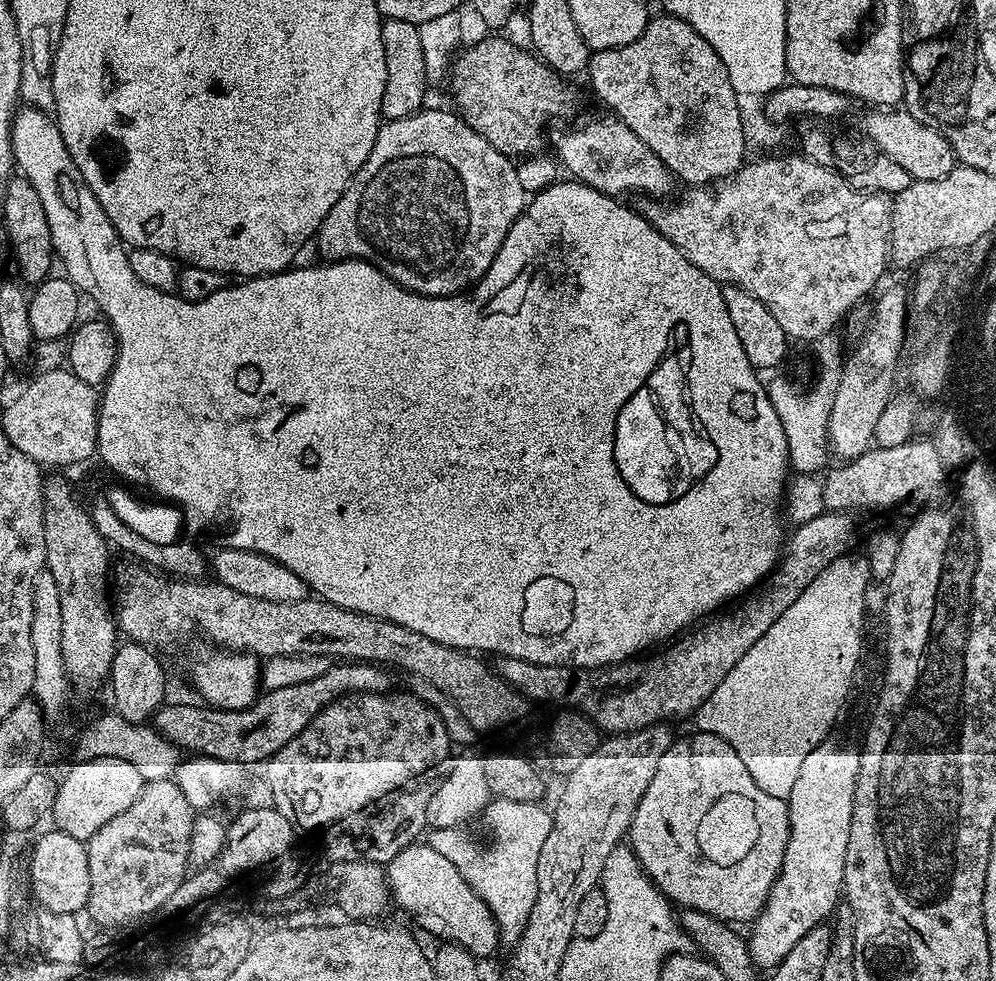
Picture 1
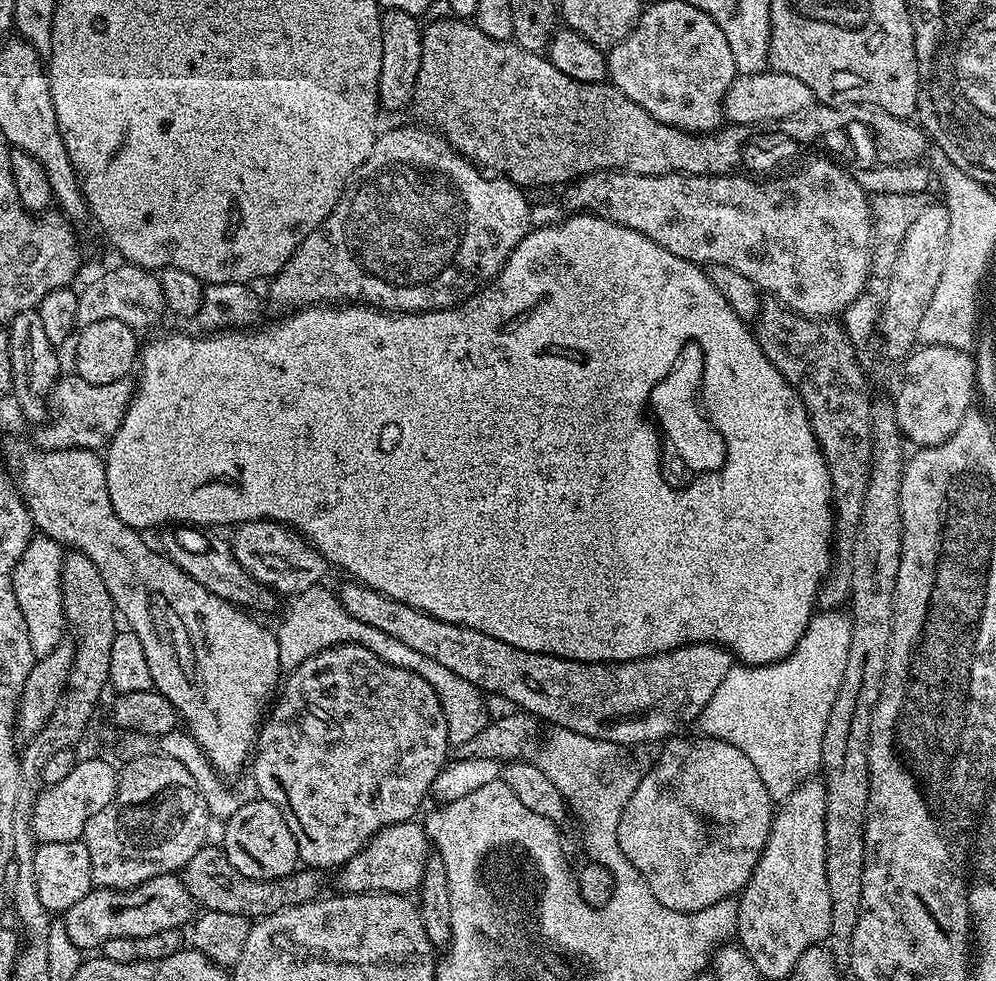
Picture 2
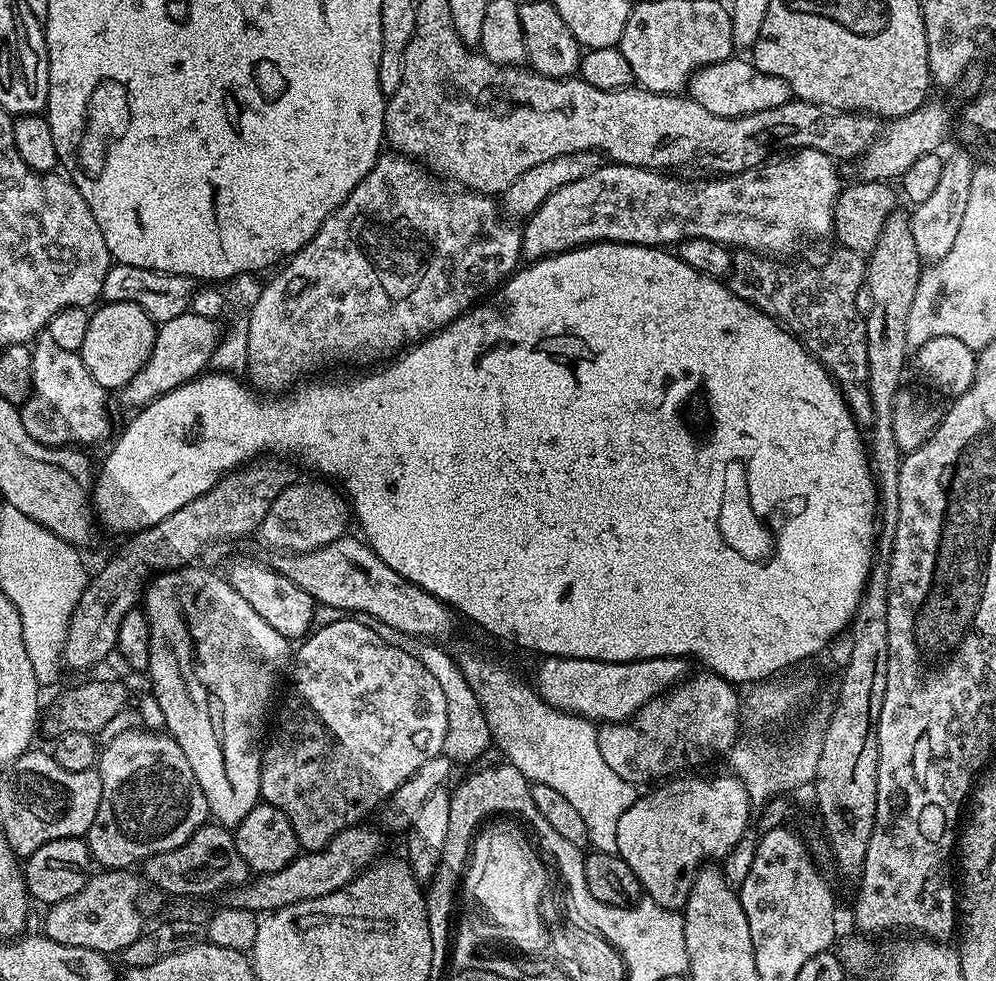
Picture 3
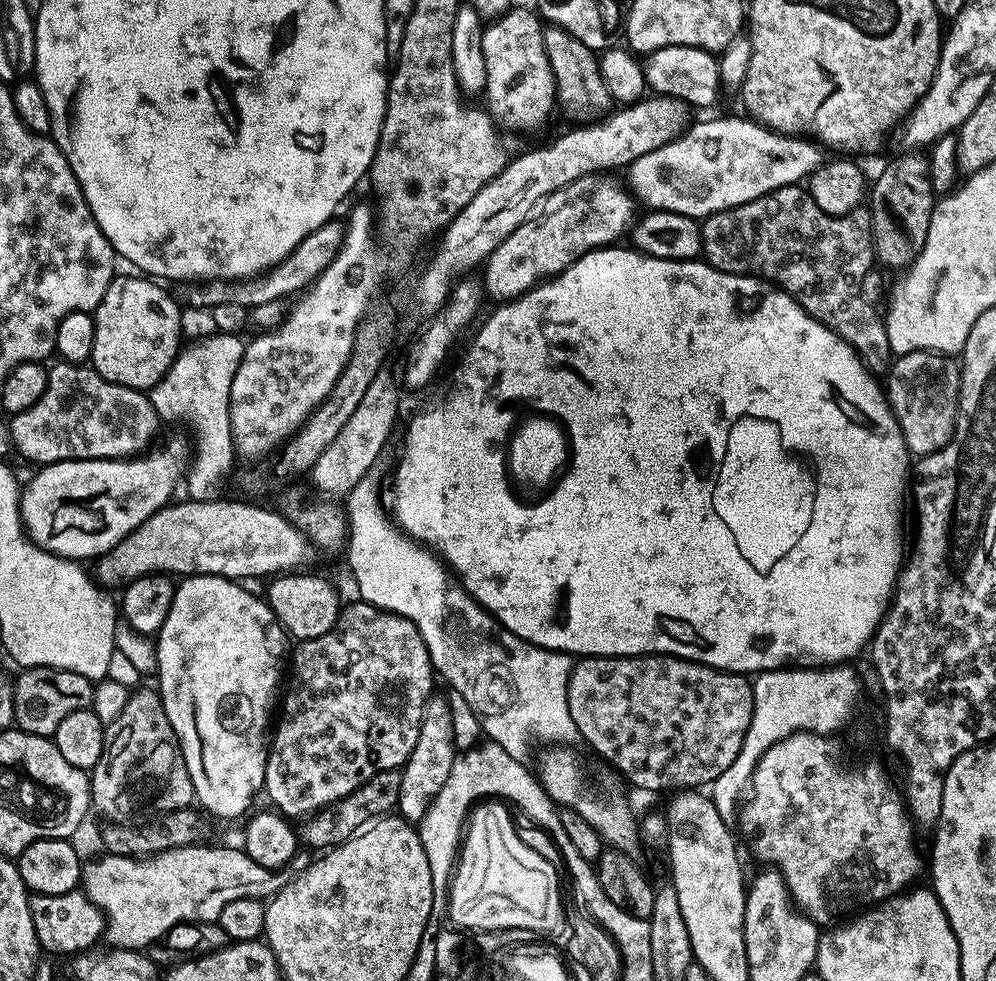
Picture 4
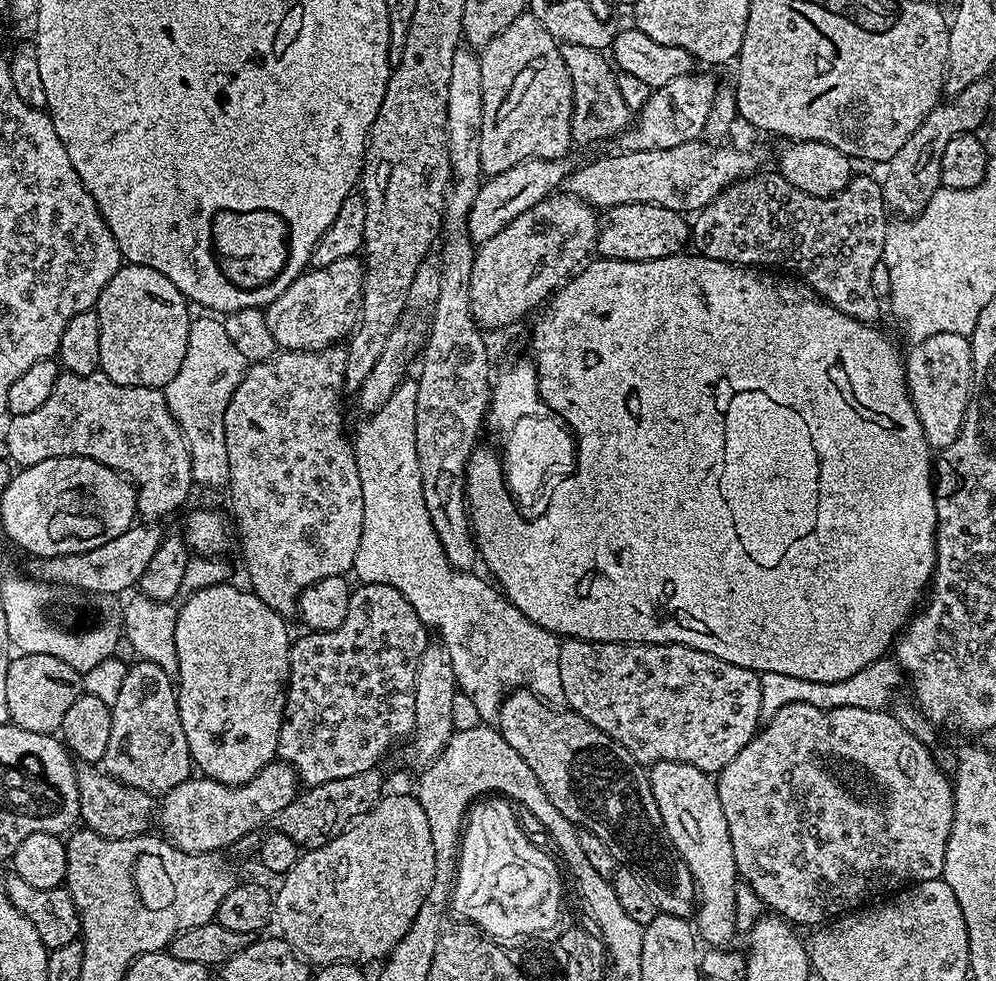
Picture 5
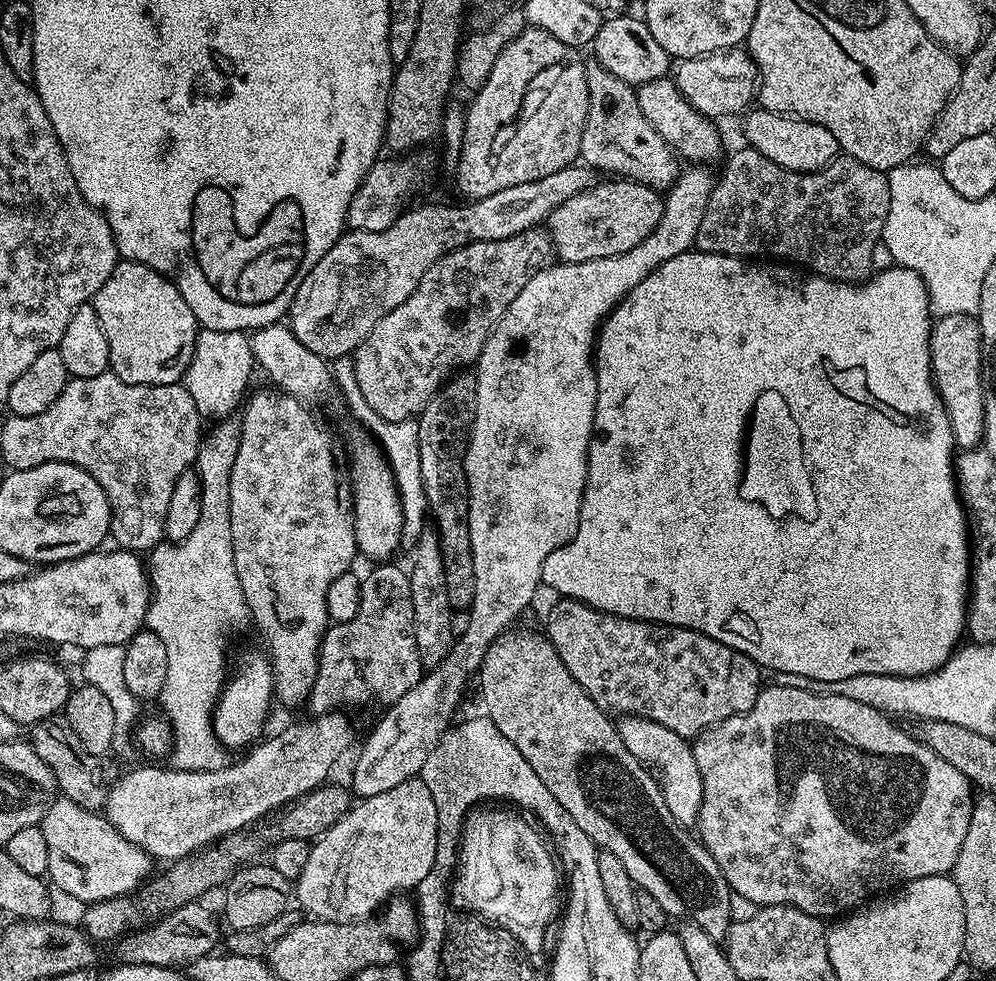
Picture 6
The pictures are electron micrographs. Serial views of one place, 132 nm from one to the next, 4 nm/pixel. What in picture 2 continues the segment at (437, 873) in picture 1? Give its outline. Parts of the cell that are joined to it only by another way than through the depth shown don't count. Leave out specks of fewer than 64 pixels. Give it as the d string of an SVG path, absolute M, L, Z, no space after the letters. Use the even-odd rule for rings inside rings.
M419 823L391 824L389 828L382 828L371 840L365 844L362 851L354 854L335 873L336 884L344 894L367 894L370 892L392 892L395 896L412 894L419 889L422 882L422 874L426 870L426 862L430 855L430 841L423 827Z

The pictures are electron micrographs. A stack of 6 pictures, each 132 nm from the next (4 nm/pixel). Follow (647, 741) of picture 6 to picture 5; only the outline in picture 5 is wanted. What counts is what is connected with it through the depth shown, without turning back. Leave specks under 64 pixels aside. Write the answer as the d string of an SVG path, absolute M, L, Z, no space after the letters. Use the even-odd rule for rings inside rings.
M665 760L651 765L647 774L666 834L686 866L690 866L690 874L696 883L698 907L694 913L695 931L703 943L705 940L705 945L731 945L732 935L736 932L738 873L716 781L709 773L698 770L698 766Z

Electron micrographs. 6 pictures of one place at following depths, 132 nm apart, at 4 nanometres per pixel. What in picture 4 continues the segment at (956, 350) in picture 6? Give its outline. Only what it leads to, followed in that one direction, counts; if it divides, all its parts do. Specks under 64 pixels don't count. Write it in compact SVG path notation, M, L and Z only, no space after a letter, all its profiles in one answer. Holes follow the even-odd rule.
M911 352L893 359L891 368L886 373L886 395L892 407L894 418L902 430L902 438L906 442L909 453L919 458L929 456L948 444L952 431L956 428L956 411L960 397L960 364L951 355L938 352Z

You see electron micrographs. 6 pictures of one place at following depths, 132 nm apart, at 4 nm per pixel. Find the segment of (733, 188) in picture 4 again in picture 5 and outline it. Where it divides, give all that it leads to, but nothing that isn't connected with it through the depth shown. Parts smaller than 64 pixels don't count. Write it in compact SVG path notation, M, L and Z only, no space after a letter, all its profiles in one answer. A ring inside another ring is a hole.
M694 140L666 150L620 152L618 156L600 156L582 168L569 171L566 188L571 195L585 200L597 210L607 210L614 206L630 204L654 204L681 214L697 212L710 203L722 189L745 175L751 175L760 167L757 151L740 150L731 144L711 145L705 140Z

